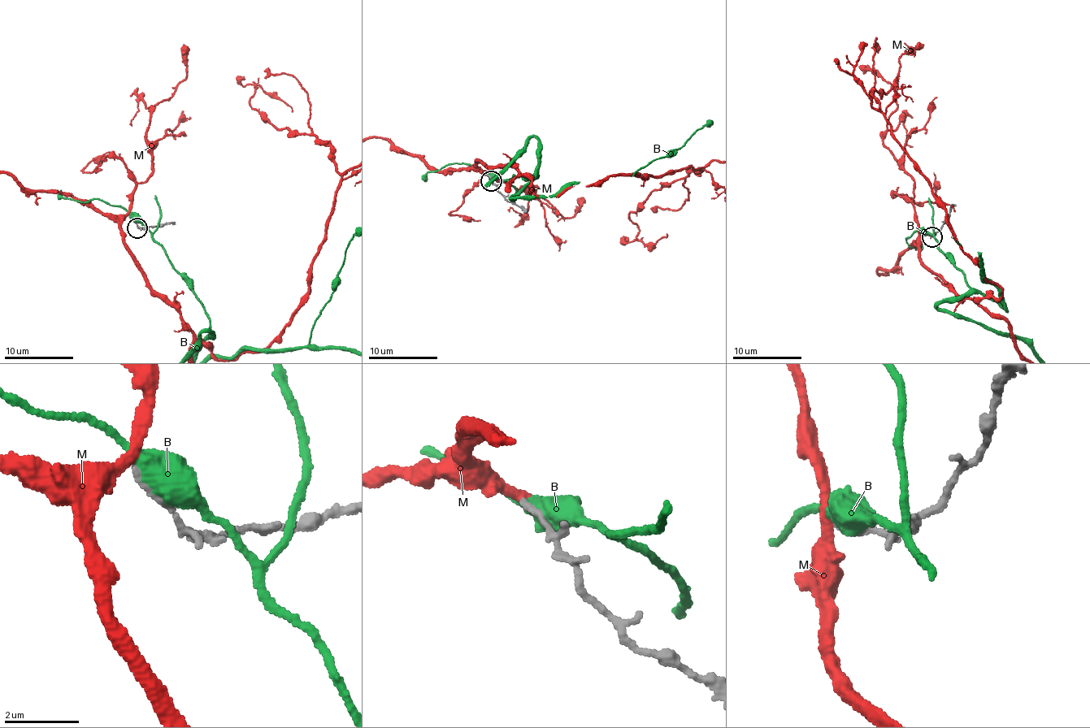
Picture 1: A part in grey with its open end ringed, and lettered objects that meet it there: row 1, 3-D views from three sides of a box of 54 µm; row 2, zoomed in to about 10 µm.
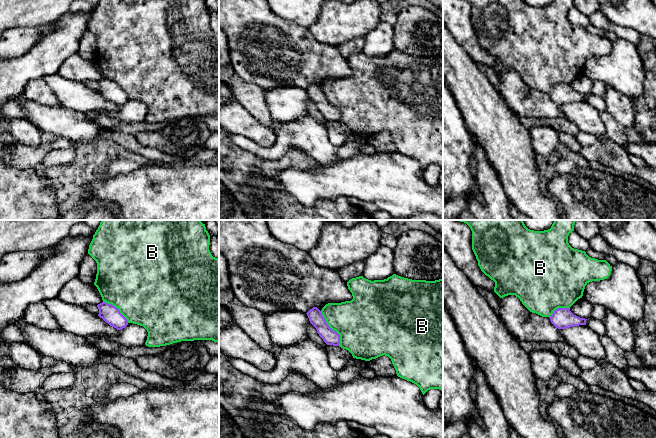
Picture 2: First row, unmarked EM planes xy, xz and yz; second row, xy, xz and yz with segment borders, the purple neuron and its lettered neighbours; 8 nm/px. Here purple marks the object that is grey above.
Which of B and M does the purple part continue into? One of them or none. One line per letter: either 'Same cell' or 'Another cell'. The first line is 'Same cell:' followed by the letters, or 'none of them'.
Same cell: none of them
B: Another cell
M: Another cell

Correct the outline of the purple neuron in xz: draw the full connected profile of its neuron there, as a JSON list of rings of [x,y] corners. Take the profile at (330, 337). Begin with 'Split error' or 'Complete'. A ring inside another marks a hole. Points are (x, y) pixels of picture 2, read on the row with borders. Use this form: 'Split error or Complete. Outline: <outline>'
Complete. Outline: [[[313,307],[306,314],[310,323],[316,328],[317,333],[327,345],[339,346],[340,335],[329,327],[317,307]]]

